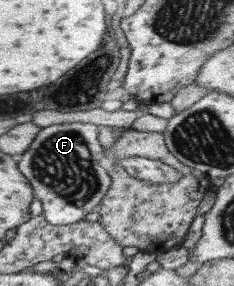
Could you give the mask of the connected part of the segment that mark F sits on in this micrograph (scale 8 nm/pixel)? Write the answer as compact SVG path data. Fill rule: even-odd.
M62 123L42 128L21 153L18 171L41 203L41 216L53 226L68 225L96 210L110 187L107 172L98 164L103 156L97 139L98 127L92 123Z

